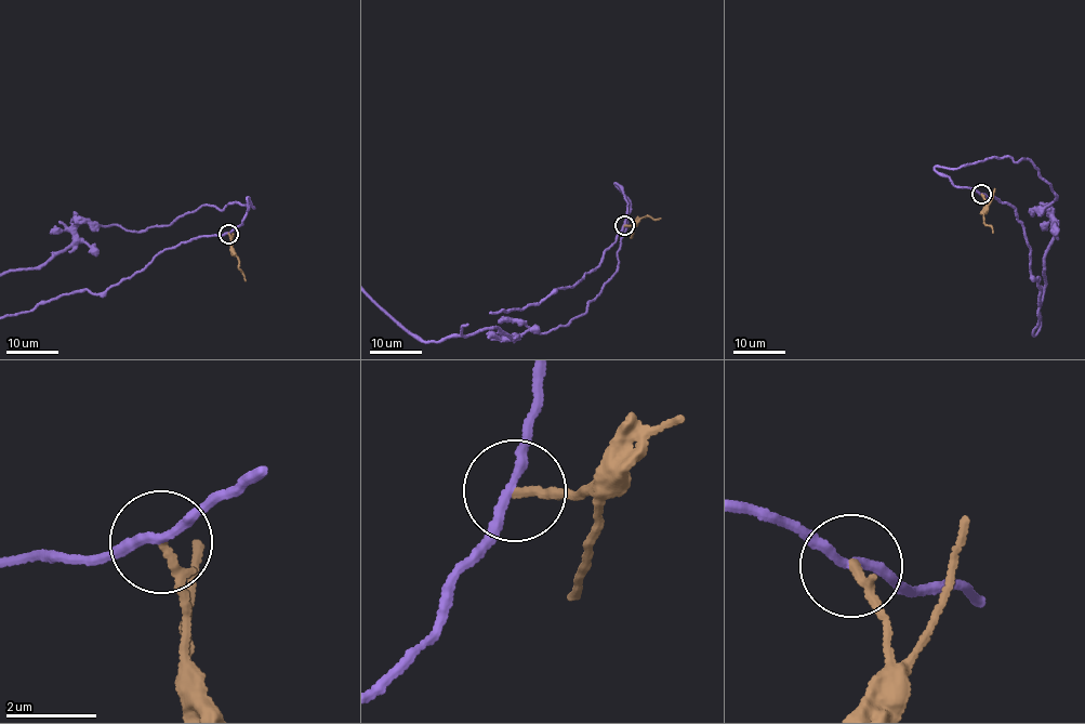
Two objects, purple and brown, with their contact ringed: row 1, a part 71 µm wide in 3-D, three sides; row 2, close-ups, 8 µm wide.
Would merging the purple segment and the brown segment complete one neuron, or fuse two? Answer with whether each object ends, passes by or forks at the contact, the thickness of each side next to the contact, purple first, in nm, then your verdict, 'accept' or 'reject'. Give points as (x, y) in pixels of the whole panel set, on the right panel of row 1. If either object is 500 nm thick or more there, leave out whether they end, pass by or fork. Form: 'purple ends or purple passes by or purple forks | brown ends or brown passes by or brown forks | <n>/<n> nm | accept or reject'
purple passes by | brown ends | 180/190 nm | reject

